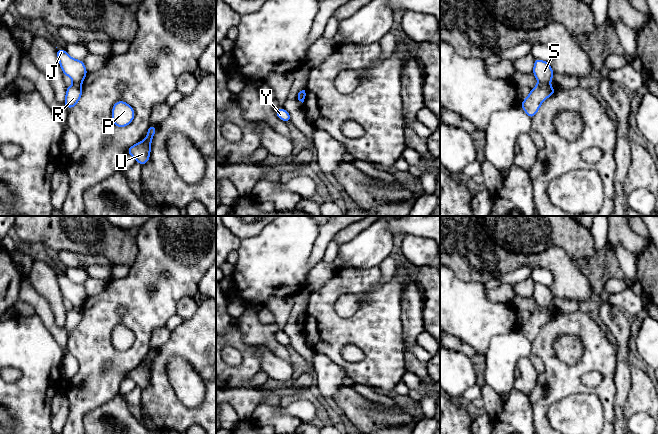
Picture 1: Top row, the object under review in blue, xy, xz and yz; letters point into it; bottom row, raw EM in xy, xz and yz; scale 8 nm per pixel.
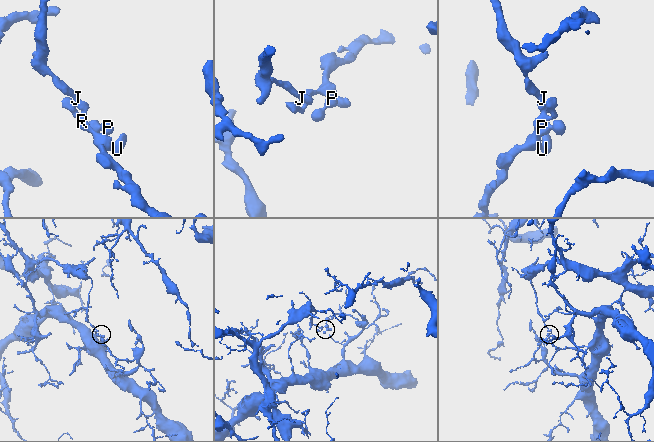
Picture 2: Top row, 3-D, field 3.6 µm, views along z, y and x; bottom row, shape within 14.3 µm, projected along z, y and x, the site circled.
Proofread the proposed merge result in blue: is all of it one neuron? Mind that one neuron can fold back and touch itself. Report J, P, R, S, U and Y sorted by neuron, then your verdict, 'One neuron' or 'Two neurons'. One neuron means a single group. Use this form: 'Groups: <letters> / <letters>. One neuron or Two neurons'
Groups: J S / P R U Y. Two neurons

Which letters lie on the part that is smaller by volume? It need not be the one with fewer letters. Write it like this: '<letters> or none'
J, S

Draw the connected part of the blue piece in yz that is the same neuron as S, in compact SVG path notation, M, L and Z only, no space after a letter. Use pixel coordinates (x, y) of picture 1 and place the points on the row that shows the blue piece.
M536 58L534 62L533 72L538 82L546 85L549 84L553 78L554 72L550 66L550 63Z

